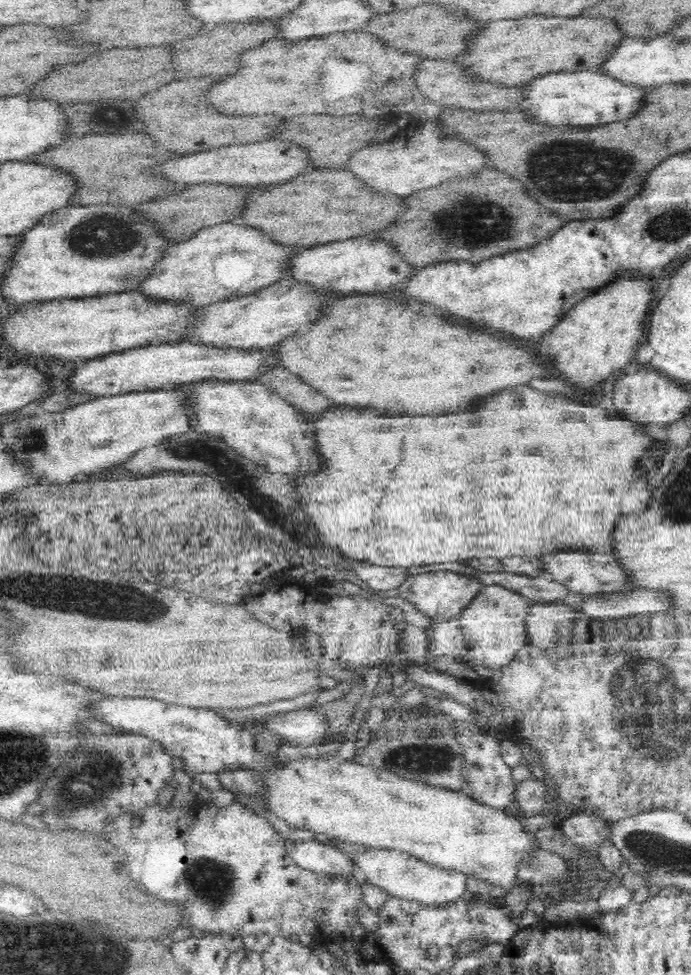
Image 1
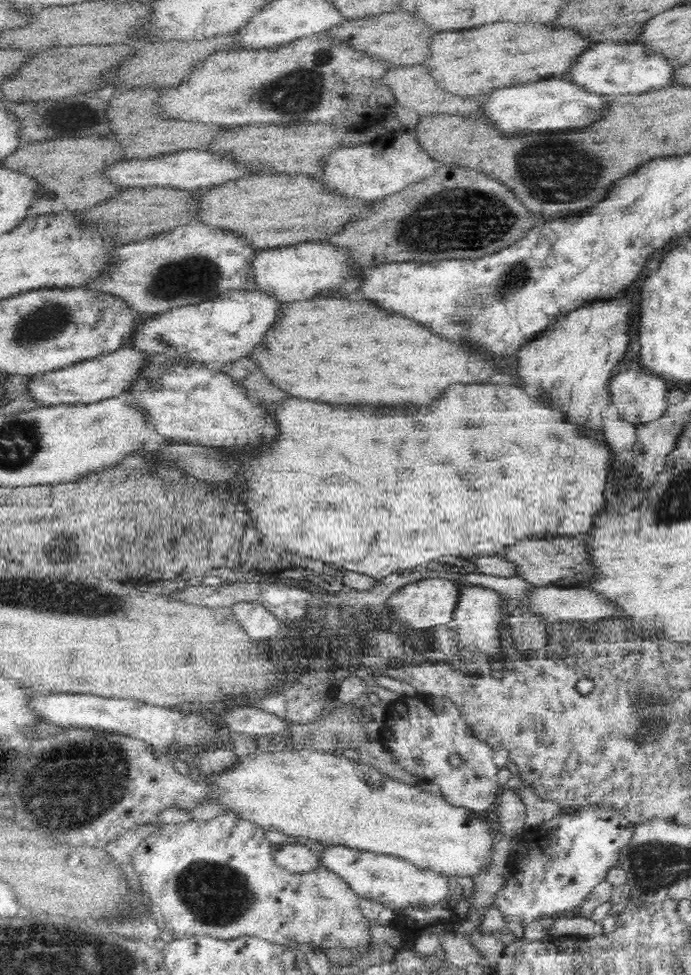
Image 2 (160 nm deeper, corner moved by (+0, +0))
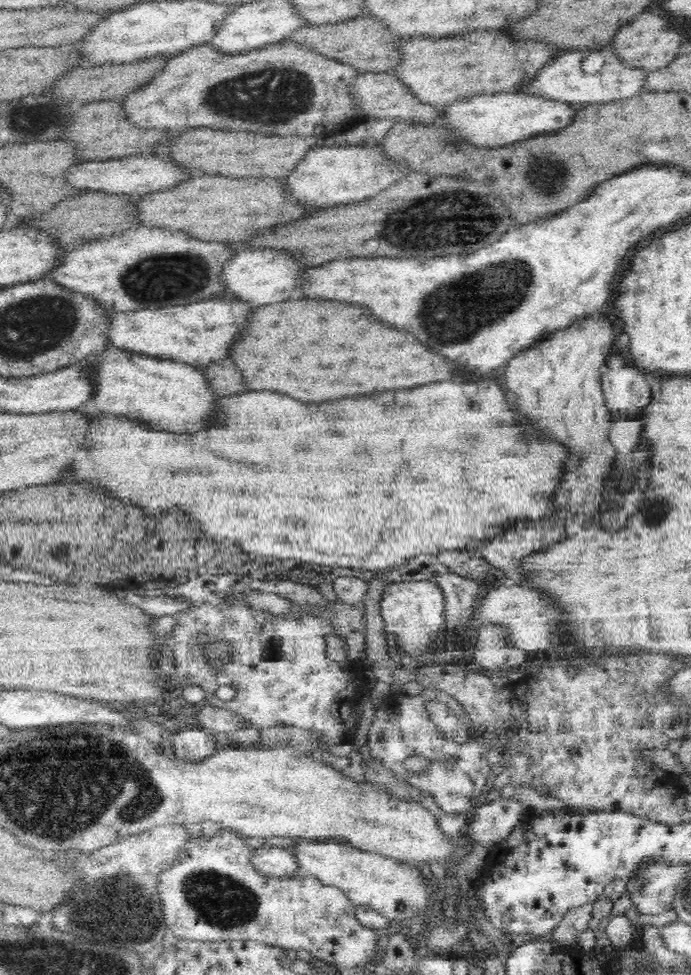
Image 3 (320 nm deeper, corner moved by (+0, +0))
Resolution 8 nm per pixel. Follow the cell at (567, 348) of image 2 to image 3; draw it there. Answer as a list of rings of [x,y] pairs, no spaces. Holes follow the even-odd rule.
[[[596,311],[584,315],[568,326],[554,331],[545,339],[514,356],[506,366],[506,388],[508,394],[516,396],[518,410],[534,420],[552,439],[564,442],[574,454],[582,458],[582,466],[576,474],[568,474],[558,502],[570,514],[598,514],[604,484],[602,478],[610,474],[616,454],[608,442],[608,431],[613,424],[604,395],[602,366],[608,356],[618,332],[608,314]]]

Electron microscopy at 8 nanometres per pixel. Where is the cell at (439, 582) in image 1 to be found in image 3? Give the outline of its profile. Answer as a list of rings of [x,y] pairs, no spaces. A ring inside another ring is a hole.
[[[402,581],[402,582],[389,582],[388,586],[386,586],[384,590],[384,594],[382,594],[381,597],[381,615],[383,618],[383,623],[385,624],[385,632],[391,632],[392,634],[396,635],[397,638],[397,645],[402,648],[403,650],[406,650],[406,655],[413,656],[418,658],[424,651],[422,649],[419,649],[420,643],[422,645],[426,644],[428,642],[428,639],[430,638],[431,634],[434,632],[437,632],[440,630],[440,628],[446,624],[445,622],[445,616],[444,616],[444,610],[446,610],[446,597],[444,597],[444,591],[442,590],[442,587],[436,583],[436,581]]]

